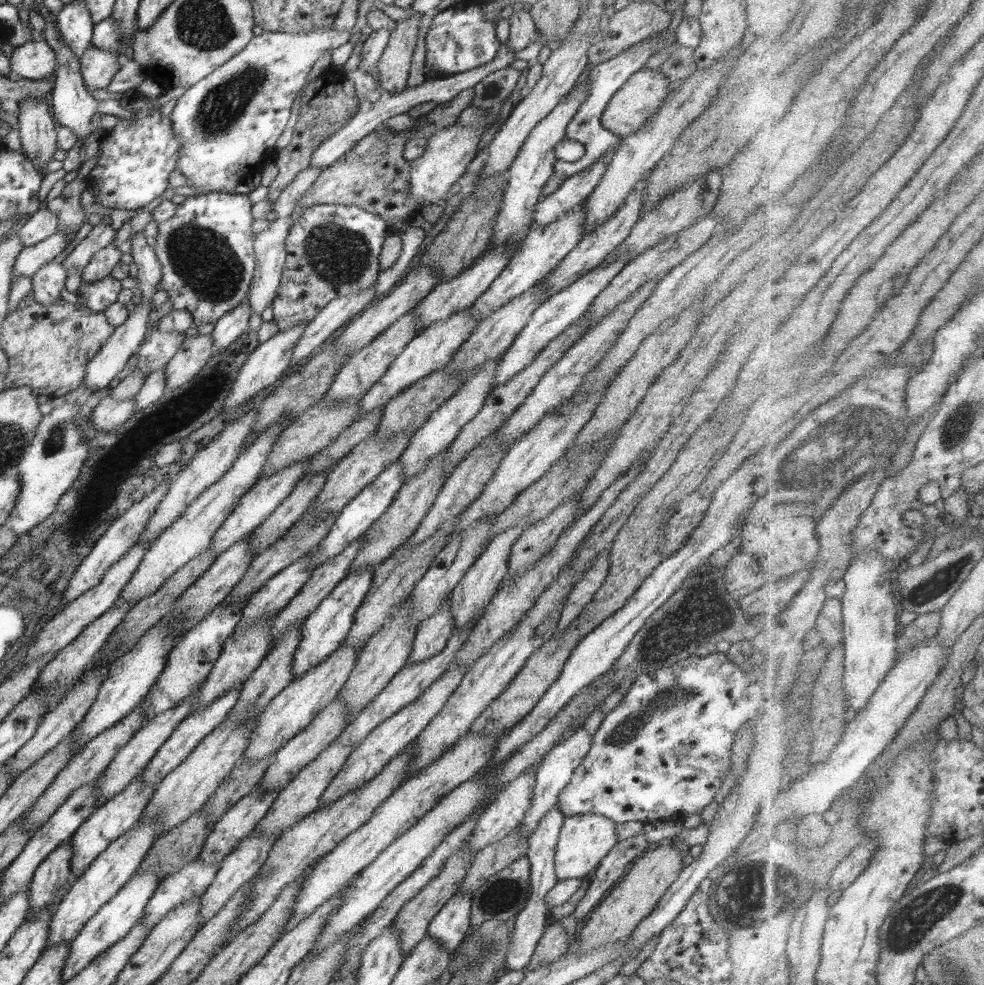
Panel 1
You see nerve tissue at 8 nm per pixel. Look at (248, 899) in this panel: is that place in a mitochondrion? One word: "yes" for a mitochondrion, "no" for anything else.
no

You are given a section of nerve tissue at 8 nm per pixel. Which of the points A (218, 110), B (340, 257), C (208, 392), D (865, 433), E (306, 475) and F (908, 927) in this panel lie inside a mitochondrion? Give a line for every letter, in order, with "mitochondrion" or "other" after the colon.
A: mitochondrion
B: mitochondrion
C: other
D: mitochondrion
E: other
F: mitochondrion

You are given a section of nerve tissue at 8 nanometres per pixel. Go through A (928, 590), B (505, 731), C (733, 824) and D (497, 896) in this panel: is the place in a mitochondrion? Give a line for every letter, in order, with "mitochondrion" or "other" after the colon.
A: mitochondrion
B: other
C: other
D: mitochondrion

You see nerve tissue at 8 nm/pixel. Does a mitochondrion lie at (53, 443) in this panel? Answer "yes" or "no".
yes

